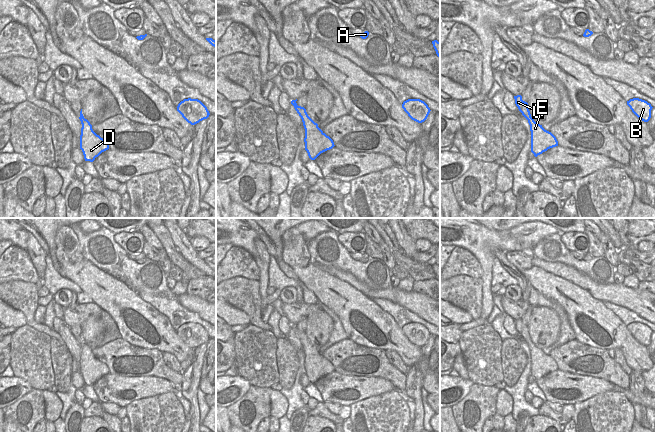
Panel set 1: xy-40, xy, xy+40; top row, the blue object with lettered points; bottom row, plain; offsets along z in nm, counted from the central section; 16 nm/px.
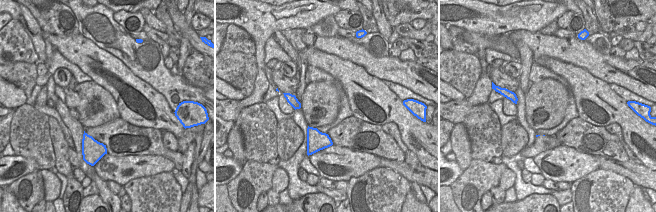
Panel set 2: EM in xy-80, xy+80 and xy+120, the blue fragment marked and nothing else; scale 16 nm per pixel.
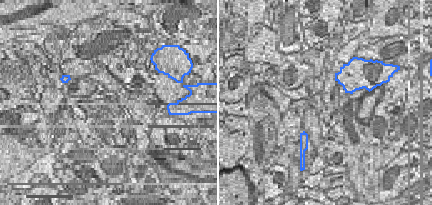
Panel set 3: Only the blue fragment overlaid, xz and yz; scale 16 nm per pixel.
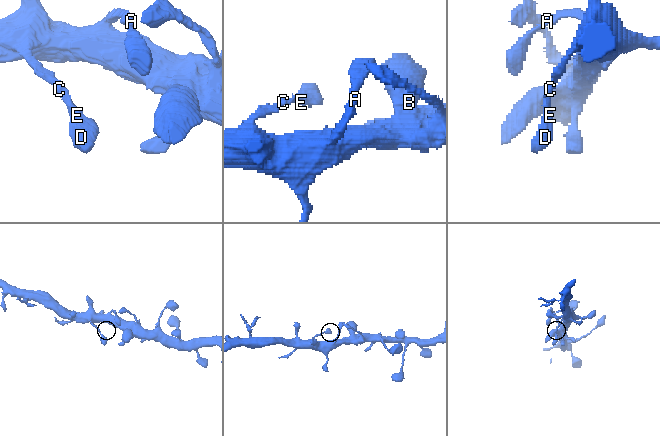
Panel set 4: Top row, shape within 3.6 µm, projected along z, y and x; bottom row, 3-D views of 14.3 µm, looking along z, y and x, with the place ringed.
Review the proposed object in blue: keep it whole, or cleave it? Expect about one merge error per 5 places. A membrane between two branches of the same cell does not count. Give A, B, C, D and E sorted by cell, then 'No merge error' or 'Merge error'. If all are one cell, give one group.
Groups: A B C D E. No merge error.

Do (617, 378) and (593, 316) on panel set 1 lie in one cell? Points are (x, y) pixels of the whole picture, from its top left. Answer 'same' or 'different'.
different

